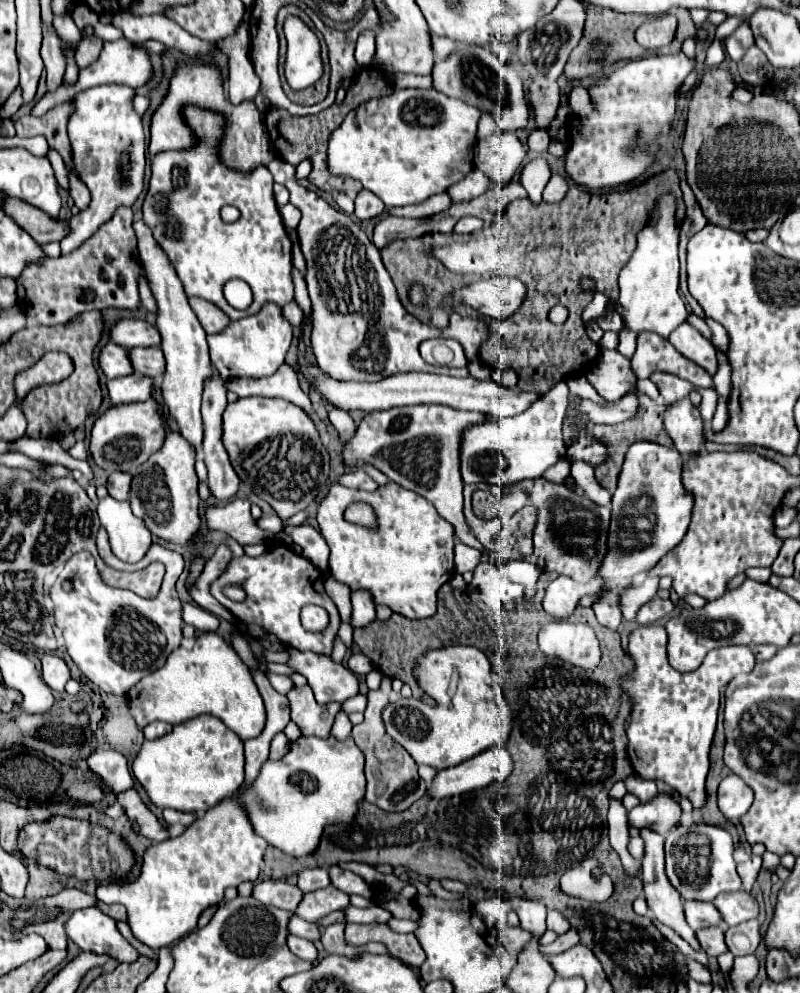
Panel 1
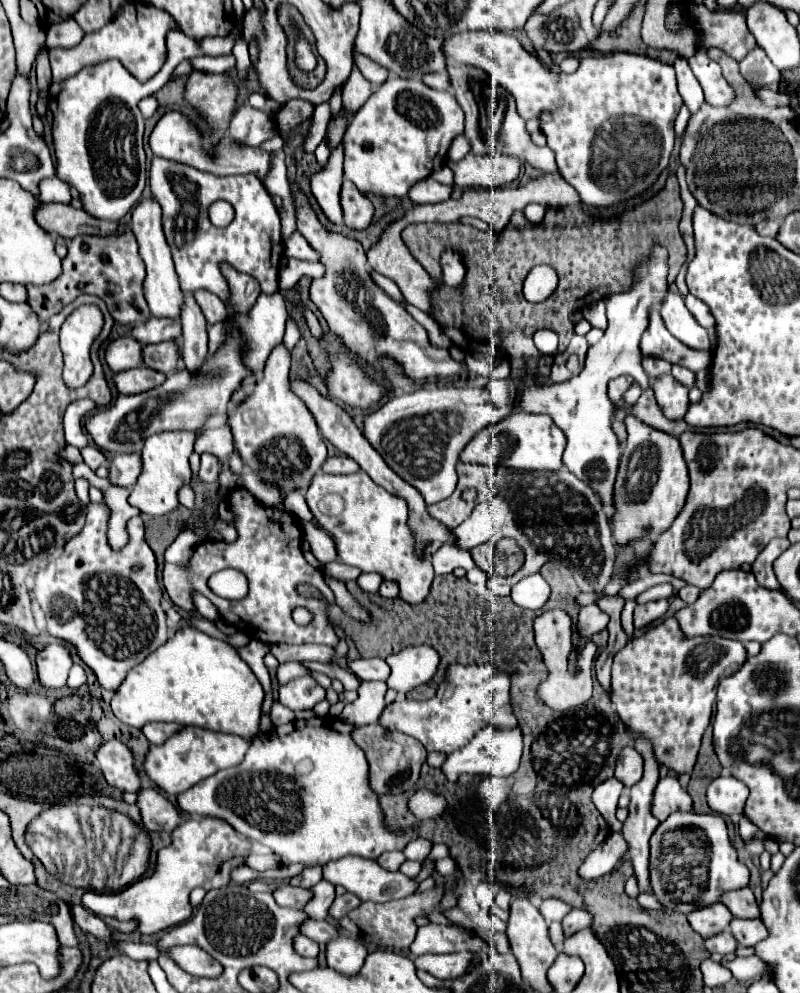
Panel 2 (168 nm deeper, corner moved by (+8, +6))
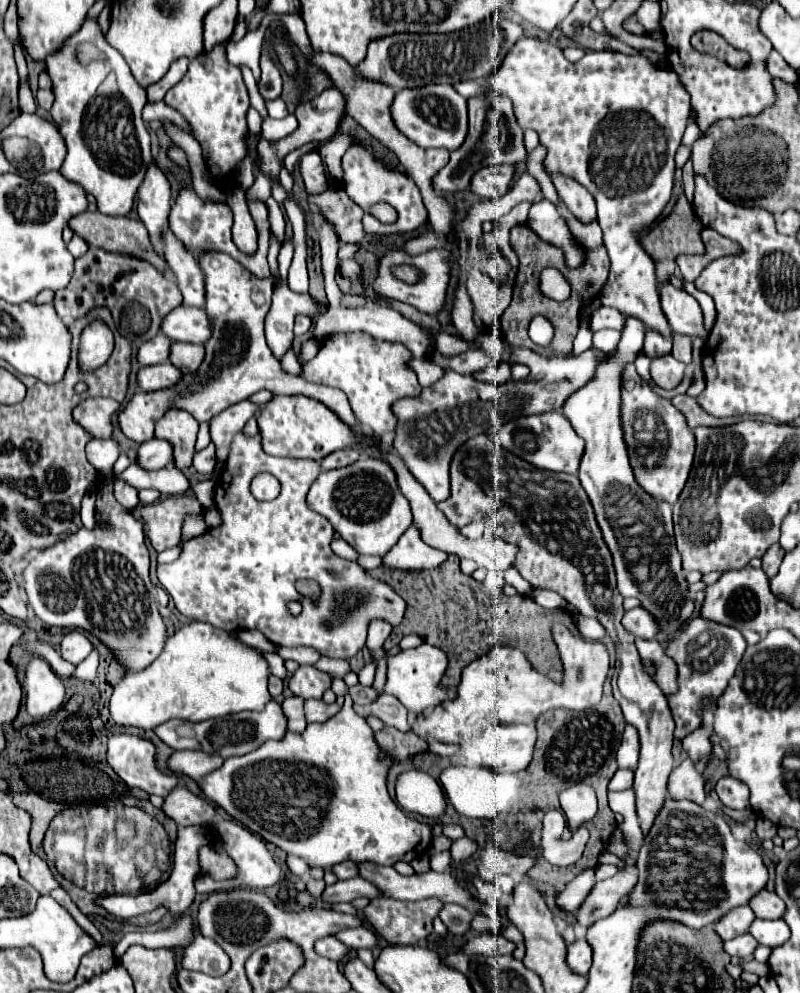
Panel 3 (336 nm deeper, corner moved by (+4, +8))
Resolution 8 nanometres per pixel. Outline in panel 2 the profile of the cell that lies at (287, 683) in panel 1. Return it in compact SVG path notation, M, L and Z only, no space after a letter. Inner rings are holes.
M286 662L286 664L280 664L278 666L278 682L280 684L286 684L298 676L310 676L312 670L308 670L304 664L300 662Z

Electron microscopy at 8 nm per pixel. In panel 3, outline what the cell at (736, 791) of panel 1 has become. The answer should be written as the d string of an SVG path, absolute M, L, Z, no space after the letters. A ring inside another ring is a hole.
M724 776L718 780L716 794L722 800L722 804L728 808L734 808L734 810L748 808L748 786L744 786L744 782L732 776Z

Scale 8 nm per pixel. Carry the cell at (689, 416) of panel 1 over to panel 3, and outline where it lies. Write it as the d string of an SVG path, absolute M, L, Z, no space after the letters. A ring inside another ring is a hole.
M672 356L668 358L656 358L650 366L650 376L656 386L664 390L674 390L684 380L684 364L676 362Z

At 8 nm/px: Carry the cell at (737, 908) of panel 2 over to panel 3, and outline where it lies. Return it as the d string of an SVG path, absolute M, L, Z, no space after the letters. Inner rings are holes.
M760 890L754 898L750 898L748 906L756 914L756 918L766 918L766 920L776 920L780 914L784 914L784 902L768 890Z

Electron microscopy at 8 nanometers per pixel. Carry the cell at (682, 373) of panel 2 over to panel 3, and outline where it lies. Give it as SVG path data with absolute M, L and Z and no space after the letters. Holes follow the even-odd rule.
M672 332L672 356L684 364L690 364L692 362L692 340L694 338L684 338L676 332Z

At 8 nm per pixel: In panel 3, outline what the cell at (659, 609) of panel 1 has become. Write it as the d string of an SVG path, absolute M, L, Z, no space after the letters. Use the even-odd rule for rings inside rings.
M642 606L634 608L634 610L628 610L624 614L624 620L622 620L624 628L628 632L632 632L634 636L642 636L646 640L650 638L656 638L658 634L658 624L656 624L656 618L652 614L648 614L648 610L644 610Z

